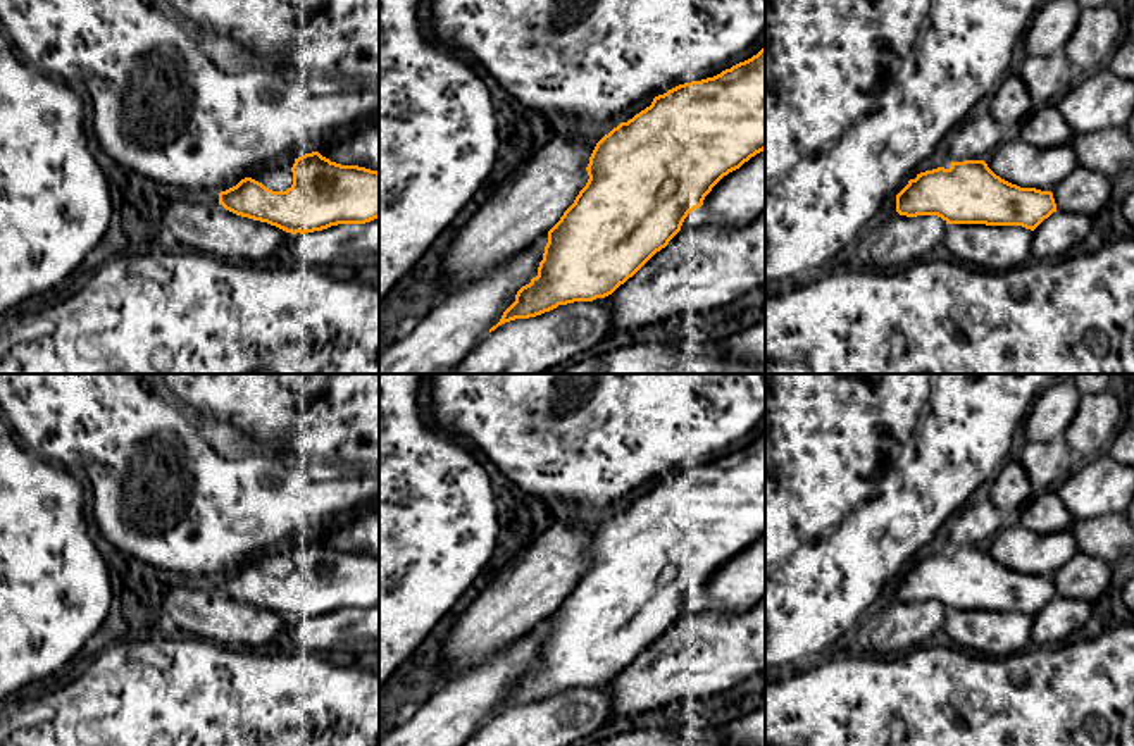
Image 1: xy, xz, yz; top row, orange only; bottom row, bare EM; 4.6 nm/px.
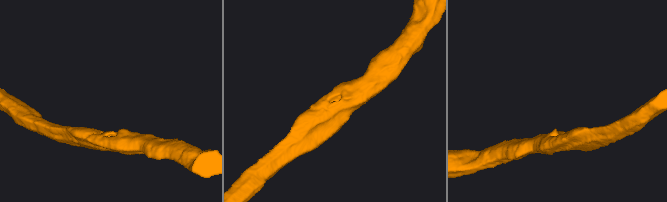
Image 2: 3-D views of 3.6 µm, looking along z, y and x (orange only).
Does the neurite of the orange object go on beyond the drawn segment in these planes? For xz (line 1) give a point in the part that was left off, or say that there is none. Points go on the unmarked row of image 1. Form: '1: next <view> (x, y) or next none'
1: next none

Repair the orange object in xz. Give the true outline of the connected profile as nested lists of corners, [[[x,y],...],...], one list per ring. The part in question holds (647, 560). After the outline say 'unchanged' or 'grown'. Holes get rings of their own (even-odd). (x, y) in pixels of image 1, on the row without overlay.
[[[765,432],[713,463],[691,467],[653,484],[595,532],[588,569],[548,617],[538,662],[489,715],[541,701],[574,687],[612,681],[681,617],[689,598],[729,558],[765,536]]]; unchanged

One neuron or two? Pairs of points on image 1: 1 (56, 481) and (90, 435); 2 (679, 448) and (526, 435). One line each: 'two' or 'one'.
1: two
2: one

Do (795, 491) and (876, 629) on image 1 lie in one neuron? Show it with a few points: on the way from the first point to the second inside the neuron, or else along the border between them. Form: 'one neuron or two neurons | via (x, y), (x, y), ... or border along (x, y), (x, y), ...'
two neurons | border along (862, 617), (855, 627)

